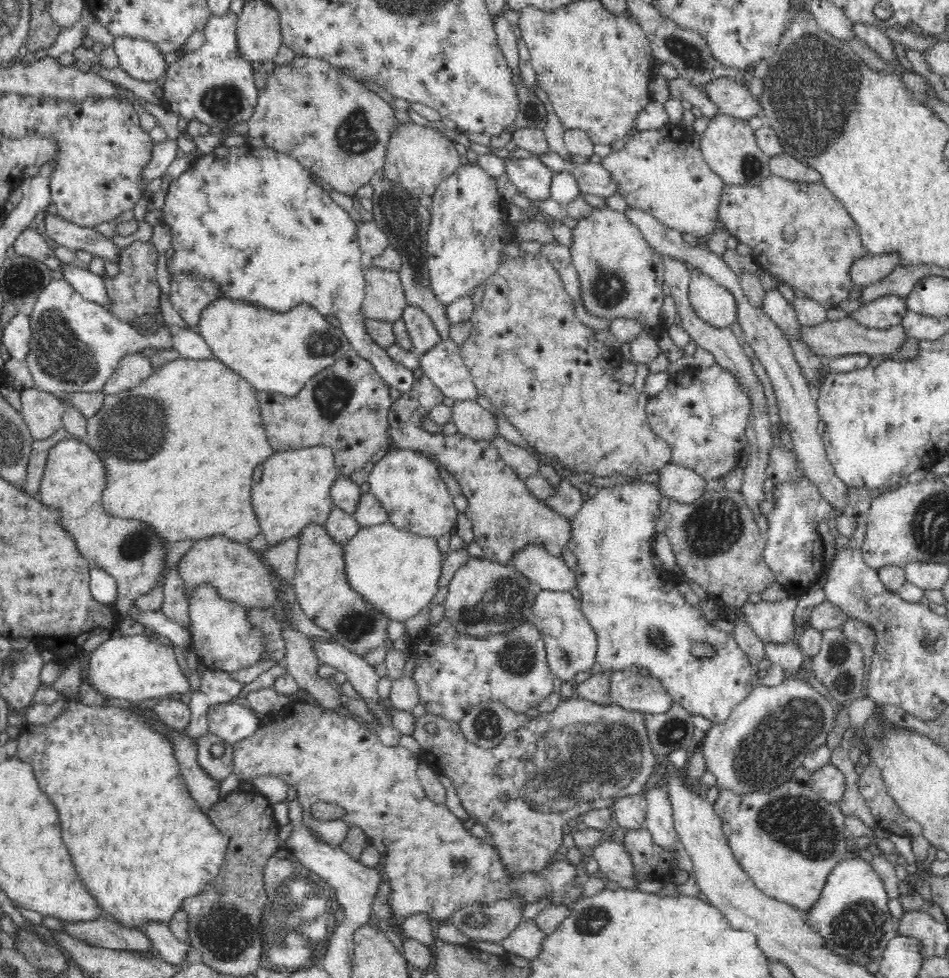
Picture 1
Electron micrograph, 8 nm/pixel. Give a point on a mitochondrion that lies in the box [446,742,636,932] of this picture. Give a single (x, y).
(482, 915)

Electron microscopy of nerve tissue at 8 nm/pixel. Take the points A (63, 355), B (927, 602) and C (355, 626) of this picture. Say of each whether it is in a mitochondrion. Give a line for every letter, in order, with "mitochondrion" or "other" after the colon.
A: mitochondrion
B: other
C: mitochondrion

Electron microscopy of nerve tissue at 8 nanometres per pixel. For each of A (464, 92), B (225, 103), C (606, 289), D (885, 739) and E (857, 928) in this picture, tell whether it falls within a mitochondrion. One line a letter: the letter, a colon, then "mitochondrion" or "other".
A: other
B: mitochondrion
C: mitochondrion
D: mitochondrion
E: mitochondrion

